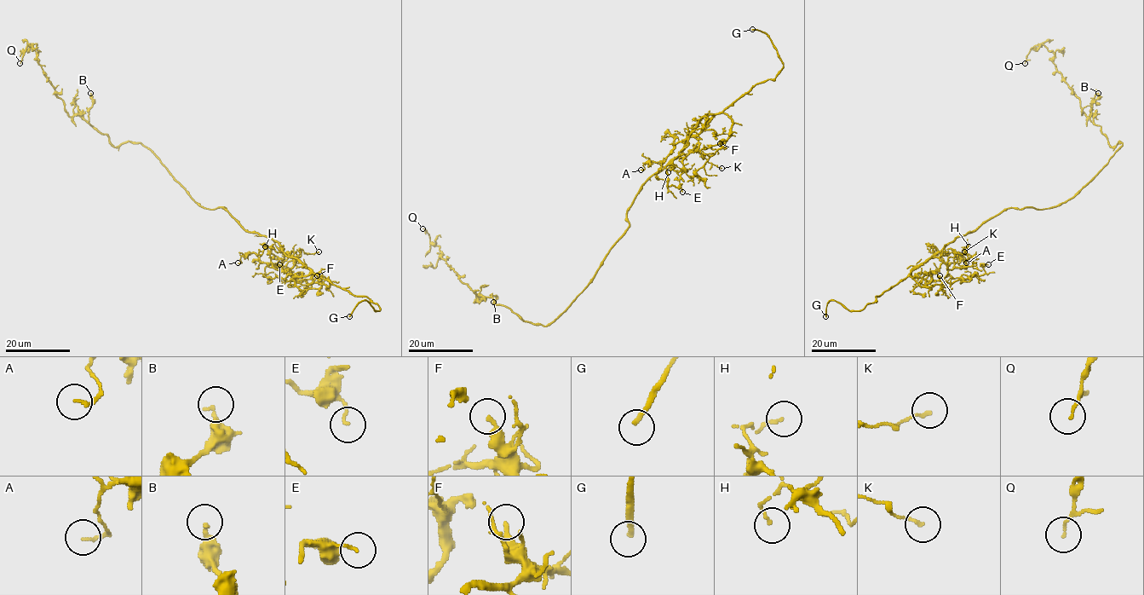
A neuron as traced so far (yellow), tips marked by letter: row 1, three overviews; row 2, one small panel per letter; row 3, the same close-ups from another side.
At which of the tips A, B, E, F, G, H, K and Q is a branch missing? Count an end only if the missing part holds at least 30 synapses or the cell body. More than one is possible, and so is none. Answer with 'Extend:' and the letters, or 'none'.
Extend: G

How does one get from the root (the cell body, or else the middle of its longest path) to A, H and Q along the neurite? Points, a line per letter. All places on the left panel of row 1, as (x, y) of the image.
A: (208, 208), (224, 207), (245, 230), (273, 239), (309, 274), (292, 276), (253, 252), (238, 262)
H: (208, 208), (224, 207), (245, 230), (276, 241), (295, 263), (279, 268), (284, 260), (265, 246)
Q: (208, 208), (140, 143), (114, 147), (78, 115), (71, 117), (38, 63), (36, 43), (27, 45), (20, 63)

